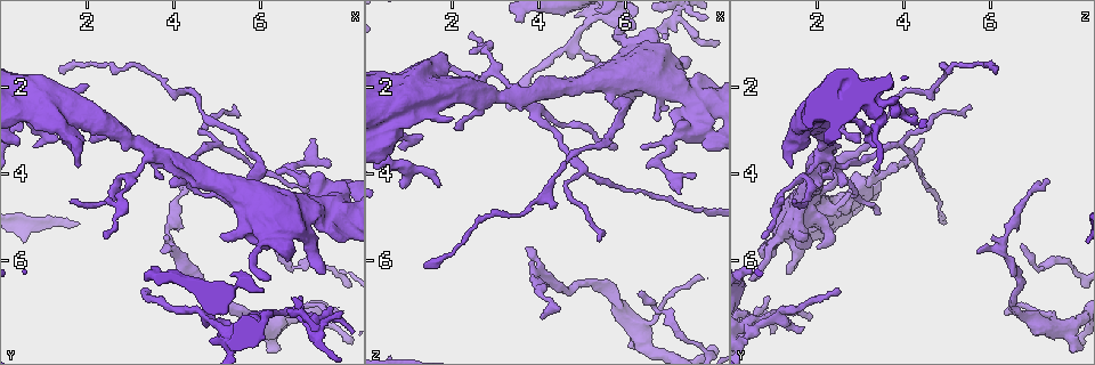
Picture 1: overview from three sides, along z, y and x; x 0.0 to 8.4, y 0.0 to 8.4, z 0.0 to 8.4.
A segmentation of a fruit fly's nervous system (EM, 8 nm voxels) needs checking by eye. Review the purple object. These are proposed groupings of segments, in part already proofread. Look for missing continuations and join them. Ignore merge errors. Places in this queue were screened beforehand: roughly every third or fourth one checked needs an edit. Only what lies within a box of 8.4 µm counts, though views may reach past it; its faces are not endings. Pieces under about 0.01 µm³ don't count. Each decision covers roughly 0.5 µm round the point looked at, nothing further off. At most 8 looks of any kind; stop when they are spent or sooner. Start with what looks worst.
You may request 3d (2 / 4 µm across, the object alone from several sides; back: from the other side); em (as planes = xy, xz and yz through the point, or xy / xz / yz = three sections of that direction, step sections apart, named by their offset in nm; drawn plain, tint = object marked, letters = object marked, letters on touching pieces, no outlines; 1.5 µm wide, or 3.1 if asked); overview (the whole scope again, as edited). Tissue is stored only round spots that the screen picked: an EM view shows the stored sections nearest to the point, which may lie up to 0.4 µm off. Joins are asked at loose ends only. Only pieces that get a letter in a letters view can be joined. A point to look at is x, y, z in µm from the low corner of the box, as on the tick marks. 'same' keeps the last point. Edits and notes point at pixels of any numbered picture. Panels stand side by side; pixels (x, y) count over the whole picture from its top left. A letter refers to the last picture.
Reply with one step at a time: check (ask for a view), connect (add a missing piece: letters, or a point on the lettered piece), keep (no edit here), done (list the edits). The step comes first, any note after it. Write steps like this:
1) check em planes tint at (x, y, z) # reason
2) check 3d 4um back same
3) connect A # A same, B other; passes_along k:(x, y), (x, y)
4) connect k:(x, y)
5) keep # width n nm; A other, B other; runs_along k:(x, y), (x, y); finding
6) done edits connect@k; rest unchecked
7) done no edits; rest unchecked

check em planes letters at (4.05, 4.15, 7.35) # free end

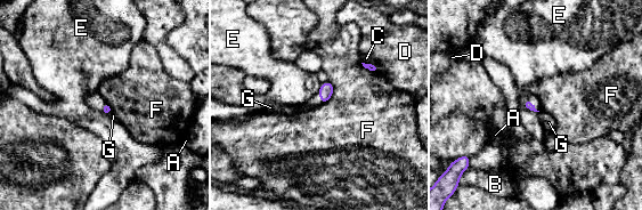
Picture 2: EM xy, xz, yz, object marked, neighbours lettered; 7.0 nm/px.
keep # A other, B other, C other, D other, E other, F other, G other; border 2:(328, 80), (332, 95), (322, 104); no lettered piece goes on from it

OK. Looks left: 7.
check em xy step 4 tint at (1.65, 4.65, 1.50) # tapers out

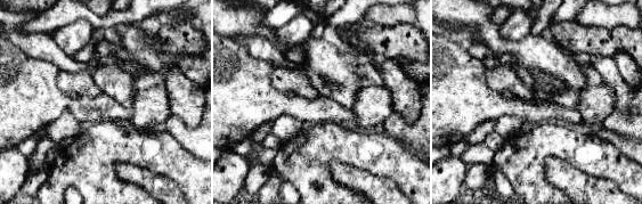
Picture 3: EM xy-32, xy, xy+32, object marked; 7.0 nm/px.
check em planes letters same

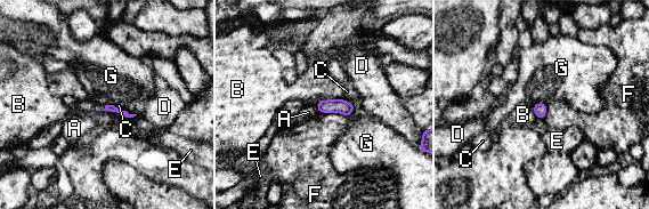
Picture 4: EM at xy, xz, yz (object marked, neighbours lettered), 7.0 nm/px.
keep # A other, B other, C other, D other, E other, F other, G other; border 4:(319, 112), (339, 112), (346, 117); no lettered piece goes on from it

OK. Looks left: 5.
check em planes letters at (6.60, 6.00, 0.85) # thick end

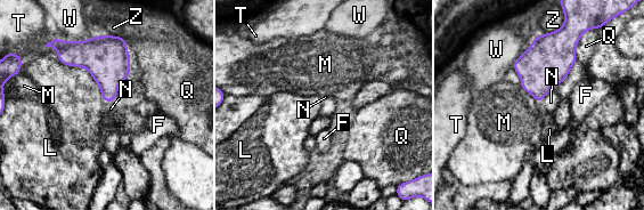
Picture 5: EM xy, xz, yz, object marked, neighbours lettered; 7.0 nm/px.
keep # F other, L other, M other, N other, Q other, T other, W other, Z other; no lettered piece goes on from it

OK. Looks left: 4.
done no edits; rest unchecked

